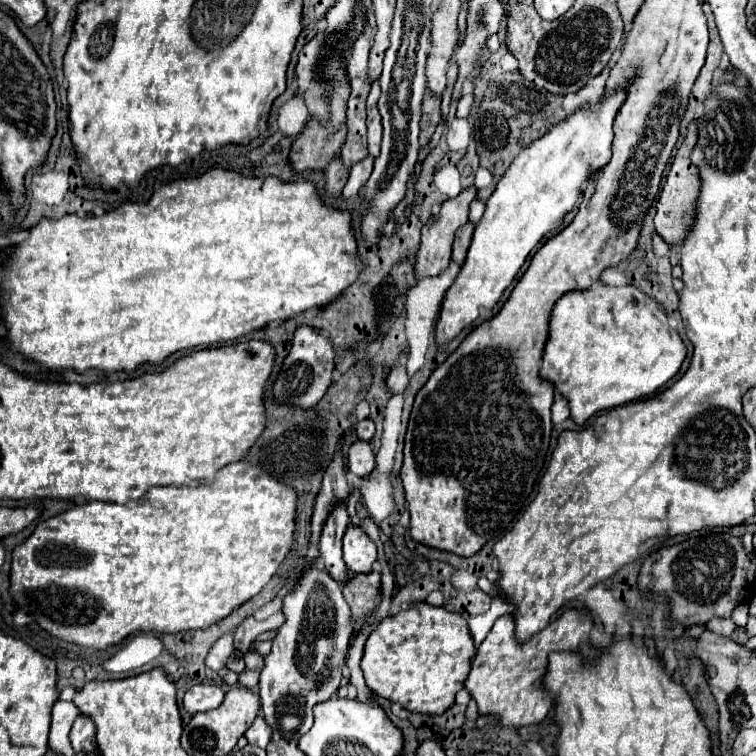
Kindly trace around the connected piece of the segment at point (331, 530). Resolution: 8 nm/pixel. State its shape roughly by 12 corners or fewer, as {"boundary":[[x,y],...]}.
{"boundary":[[346,505],[330,513],[320,537],[322,565],[338,583],[348,581],[342,537]]}

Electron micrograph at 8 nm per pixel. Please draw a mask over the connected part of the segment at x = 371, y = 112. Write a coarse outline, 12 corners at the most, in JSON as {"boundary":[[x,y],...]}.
{"boundary":[[378,81],[368,95],[368,151],[380,153],[382,119],[376,107]]}

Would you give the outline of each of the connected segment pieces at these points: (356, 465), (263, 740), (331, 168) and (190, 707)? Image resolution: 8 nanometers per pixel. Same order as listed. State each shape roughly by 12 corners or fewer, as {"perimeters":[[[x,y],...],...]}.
{"perimeters":[[[354,441],[348,471],[362,477],[374,469],[370,443]],[[258,717],[246,731],[250,745],[266,747],[270,727]],[[334,157],[326,171],[326,189],[340,195],[350,169]],[[194,685],[184,695],[190,715],[216,709],[224,691],[216,685]]]}

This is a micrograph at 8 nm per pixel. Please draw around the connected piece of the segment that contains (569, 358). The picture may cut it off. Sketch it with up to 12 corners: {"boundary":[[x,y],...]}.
{"boundary":[[632,285],[566,293],[540,377],[584,425],[654,393],[686,345]]}

